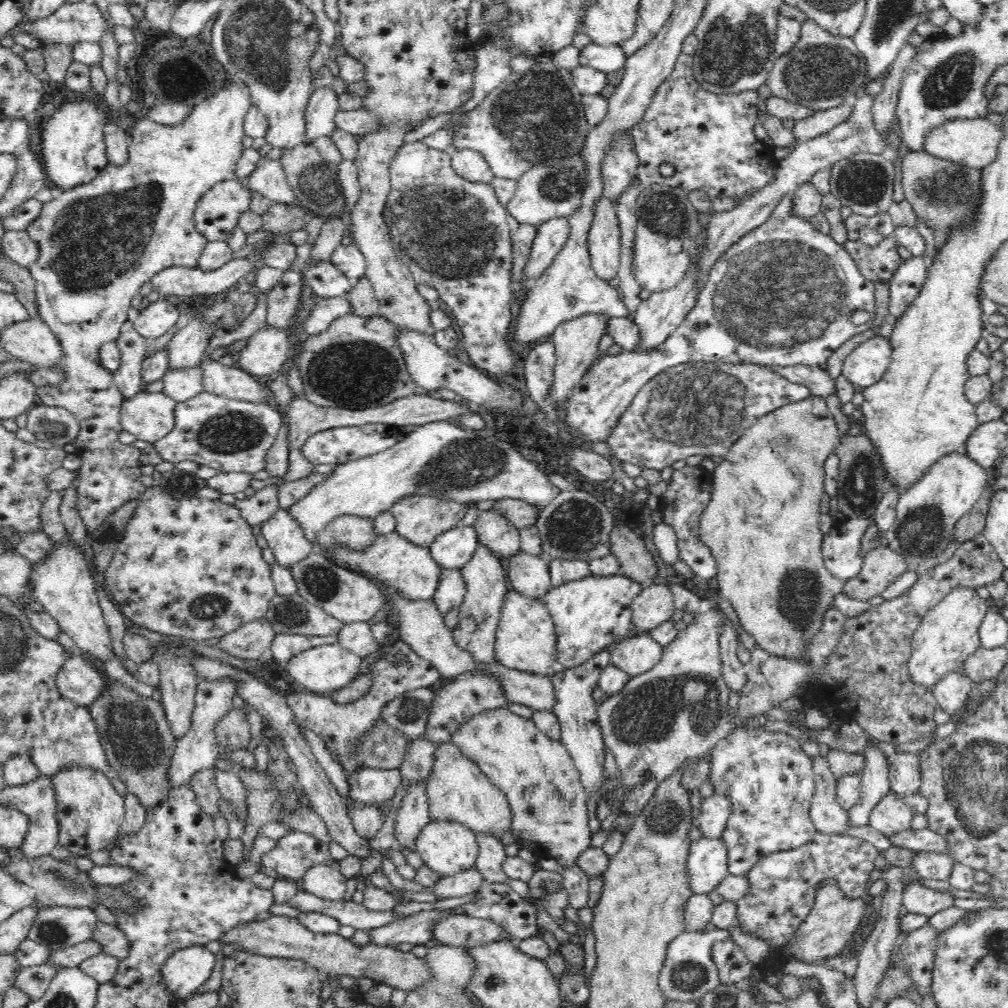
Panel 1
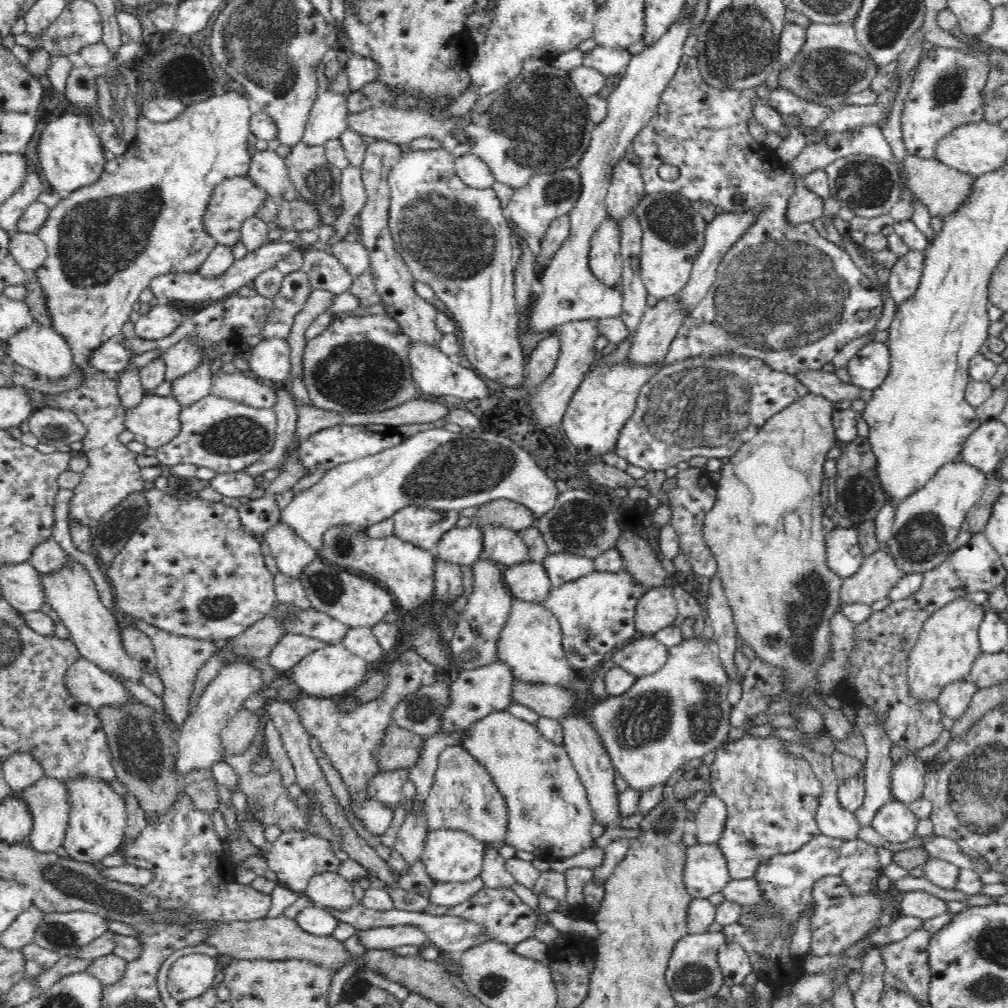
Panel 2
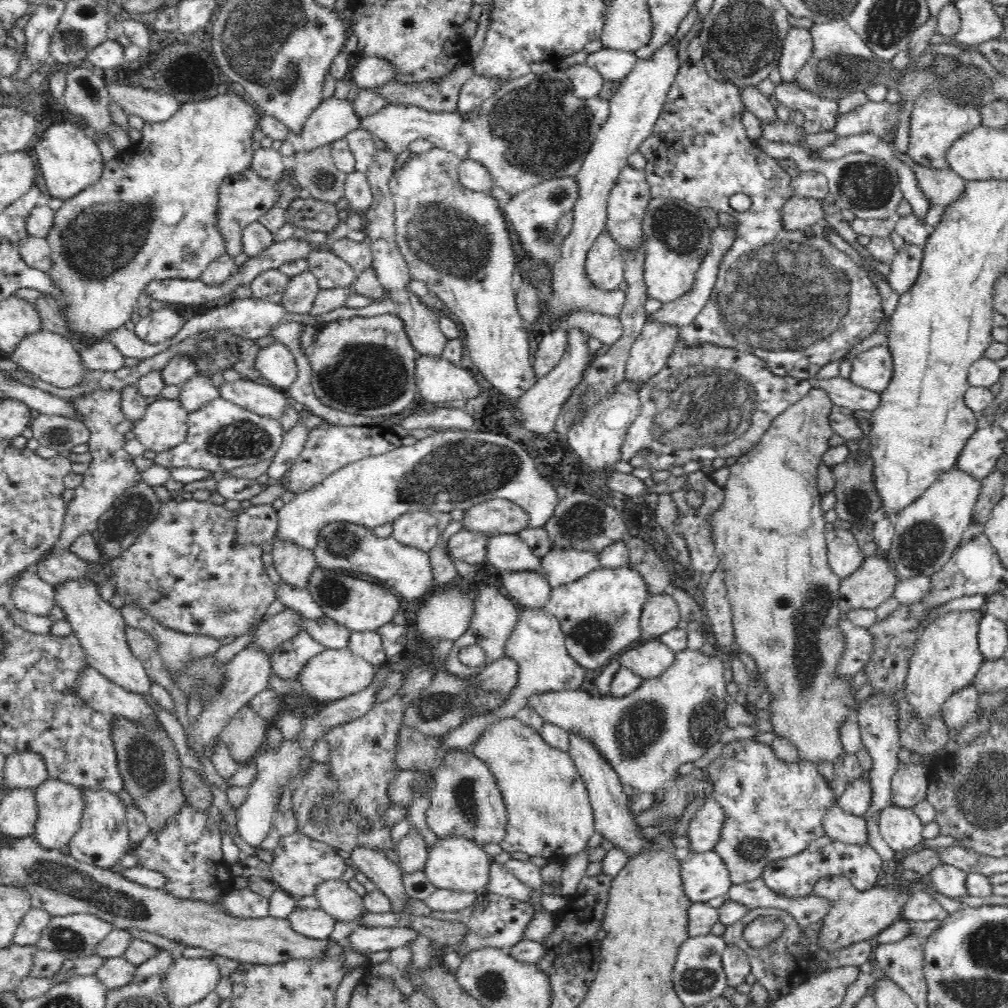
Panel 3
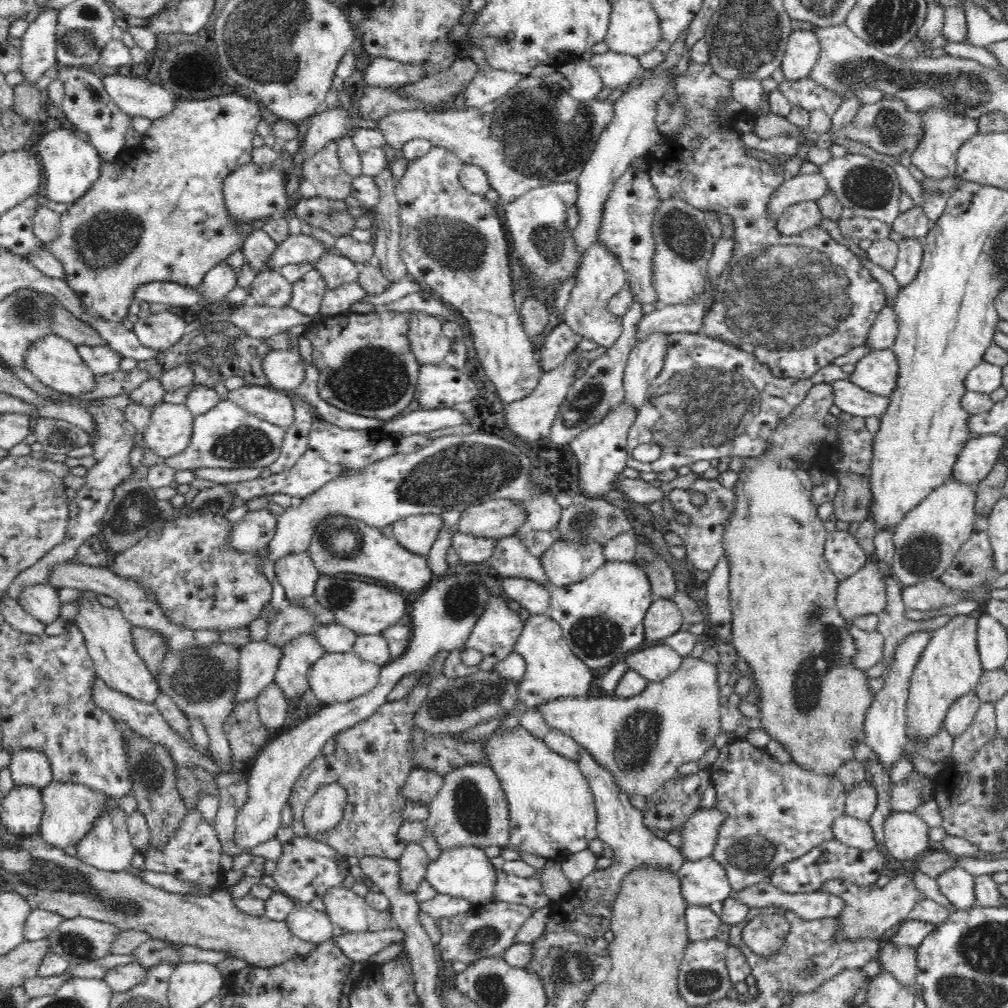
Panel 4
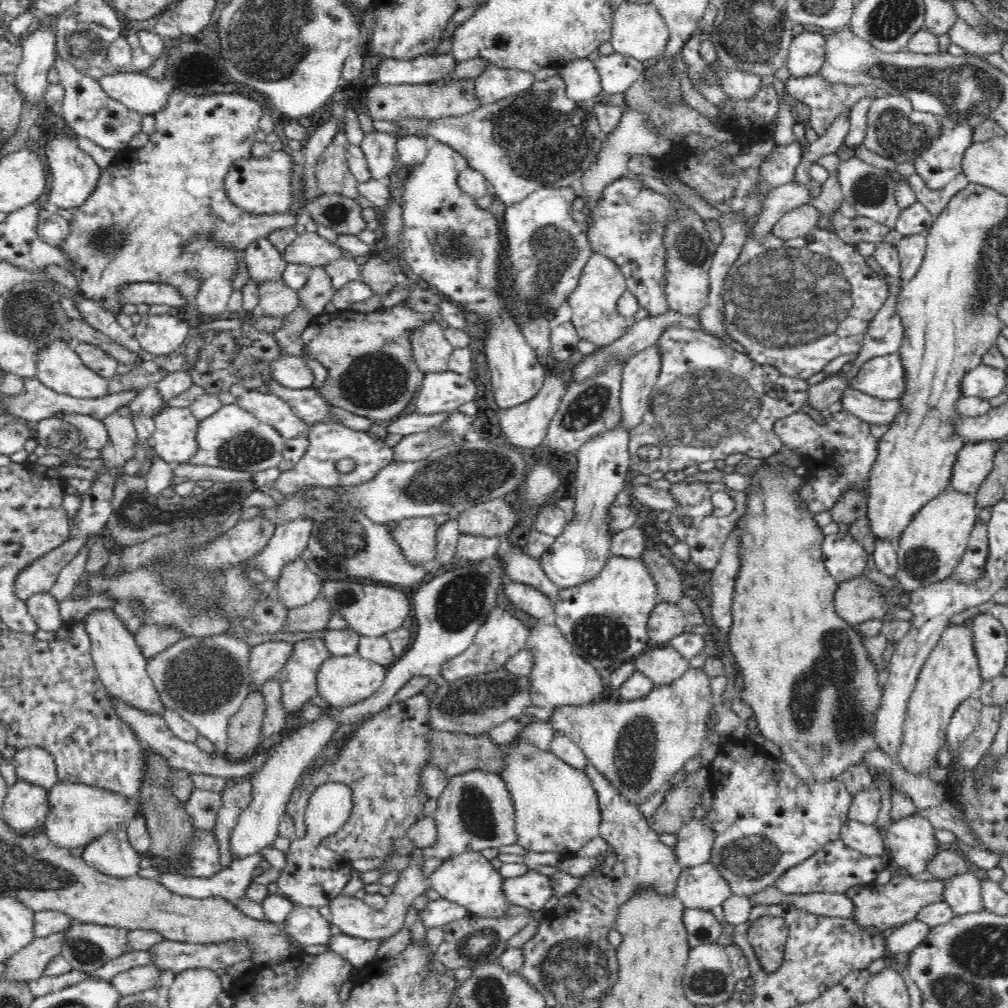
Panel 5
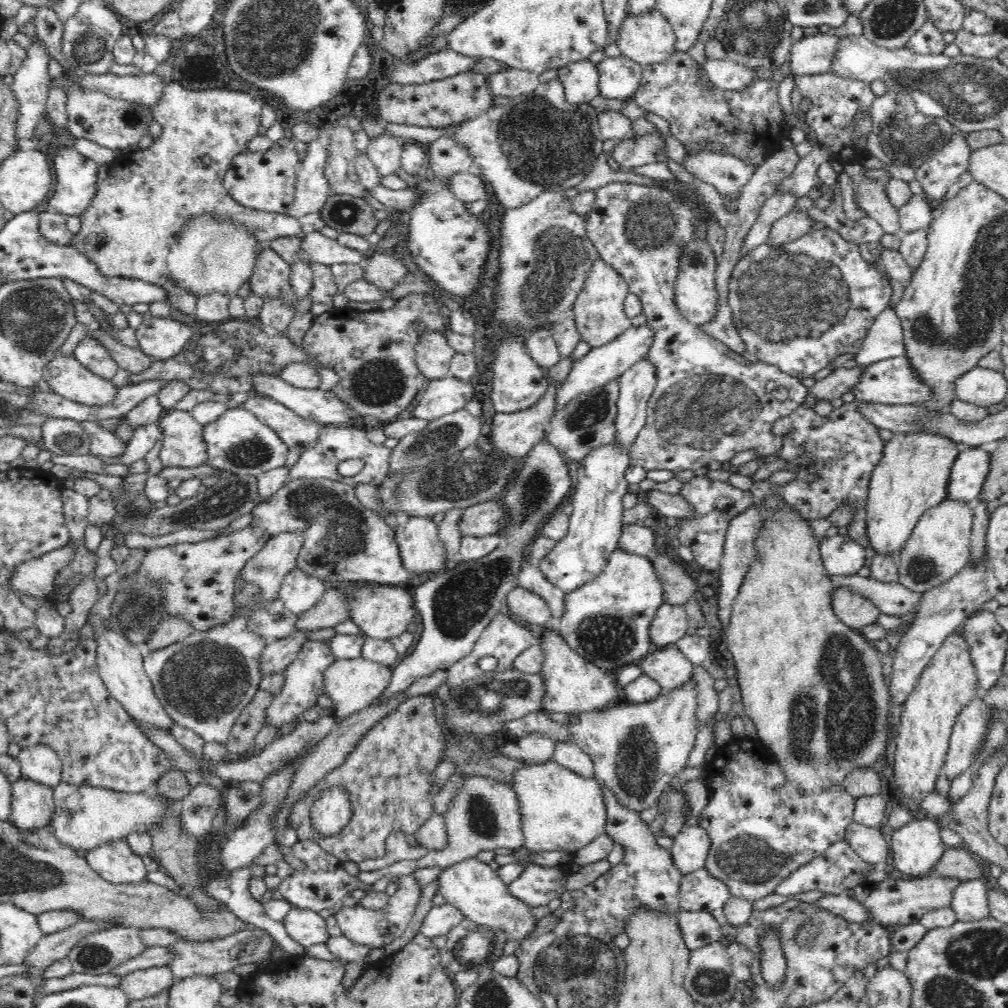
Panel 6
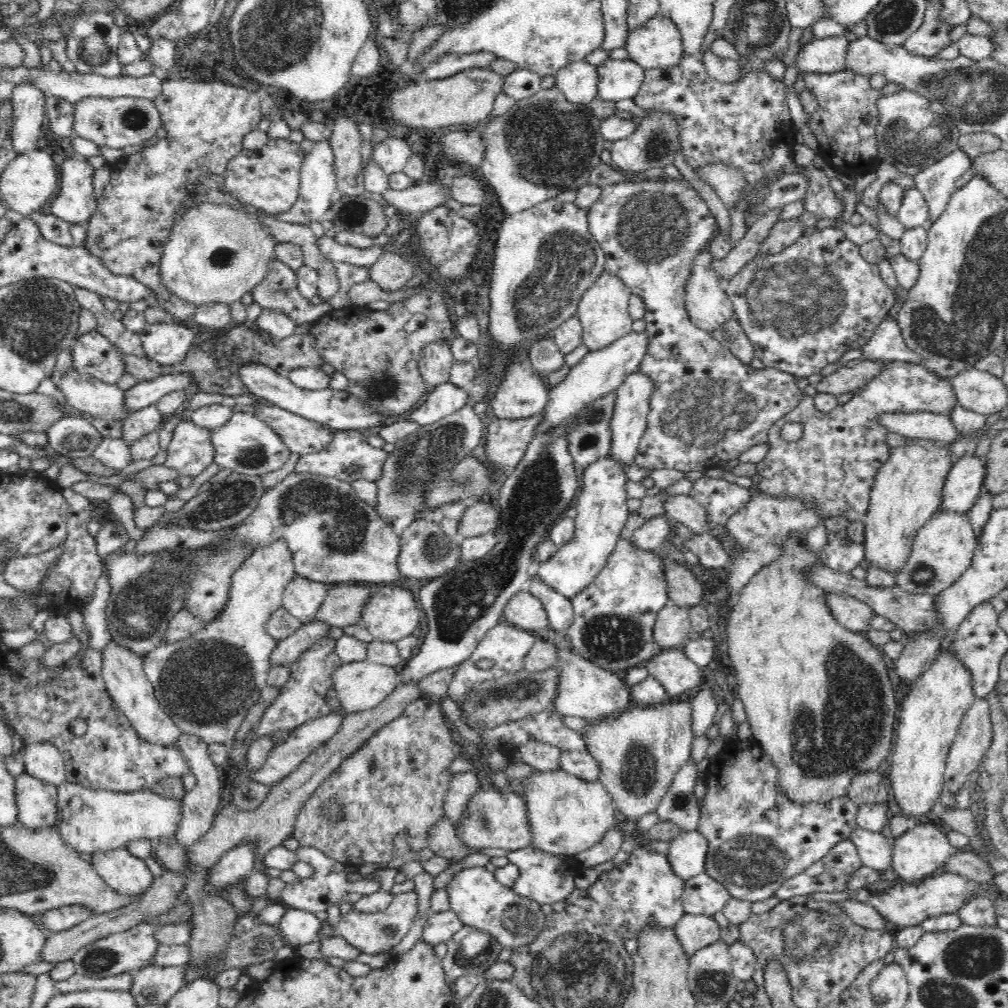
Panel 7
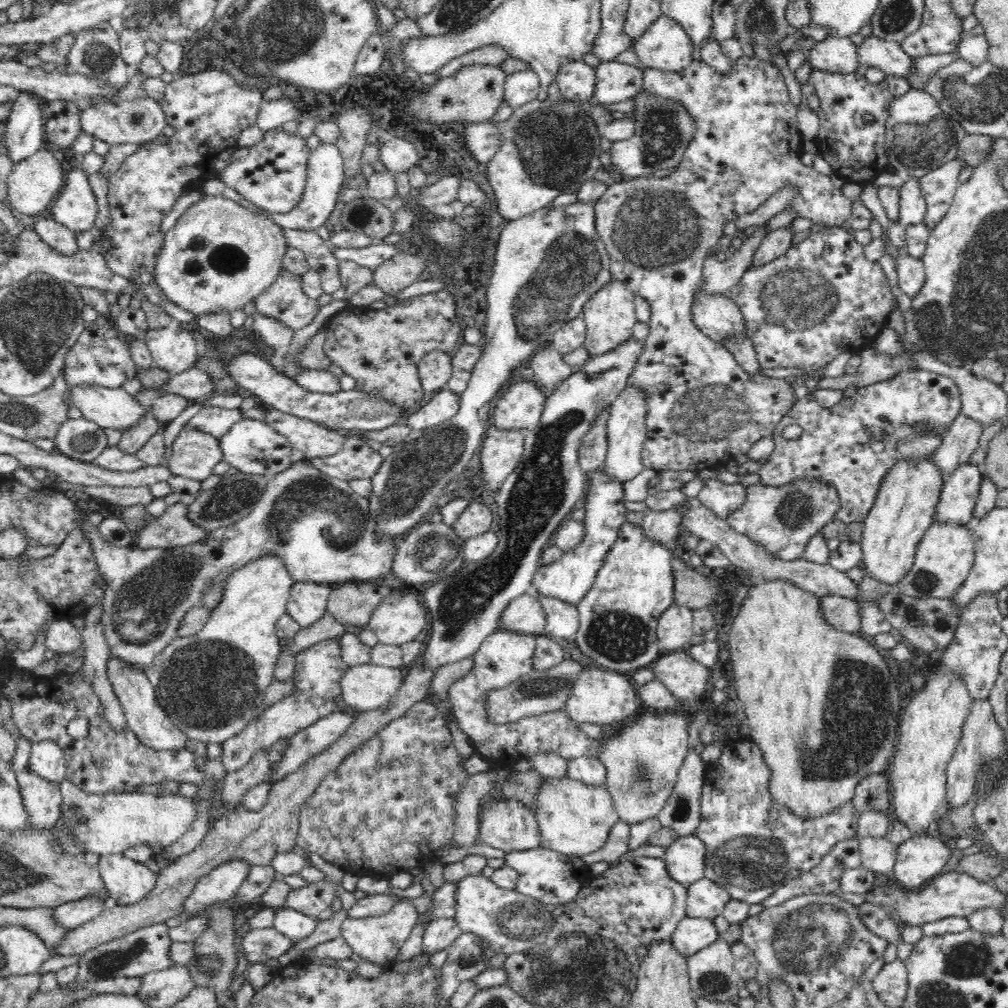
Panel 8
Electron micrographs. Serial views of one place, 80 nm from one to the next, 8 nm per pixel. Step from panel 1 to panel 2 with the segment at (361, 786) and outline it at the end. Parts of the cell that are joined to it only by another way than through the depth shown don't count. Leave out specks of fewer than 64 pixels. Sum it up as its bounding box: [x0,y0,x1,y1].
[368,769,409,810]

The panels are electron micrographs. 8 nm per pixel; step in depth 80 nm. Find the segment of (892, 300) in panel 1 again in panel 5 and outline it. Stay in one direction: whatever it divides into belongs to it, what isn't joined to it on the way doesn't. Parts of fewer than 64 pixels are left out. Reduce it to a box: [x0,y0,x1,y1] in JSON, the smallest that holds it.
[897,233,927,282]

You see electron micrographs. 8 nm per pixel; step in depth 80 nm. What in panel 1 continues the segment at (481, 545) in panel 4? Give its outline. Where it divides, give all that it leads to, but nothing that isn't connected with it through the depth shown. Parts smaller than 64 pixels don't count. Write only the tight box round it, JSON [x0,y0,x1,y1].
[429,524,478,569]

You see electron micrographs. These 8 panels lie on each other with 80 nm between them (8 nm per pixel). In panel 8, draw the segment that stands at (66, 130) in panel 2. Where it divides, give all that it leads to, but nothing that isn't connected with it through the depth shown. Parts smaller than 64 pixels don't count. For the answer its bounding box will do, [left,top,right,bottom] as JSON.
[51,162,99,232]

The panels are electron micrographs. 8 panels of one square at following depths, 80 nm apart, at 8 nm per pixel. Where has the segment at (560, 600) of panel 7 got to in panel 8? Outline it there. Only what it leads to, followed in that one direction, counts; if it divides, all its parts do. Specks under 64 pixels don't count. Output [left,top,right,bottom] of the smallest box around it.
[538,596,580,642]

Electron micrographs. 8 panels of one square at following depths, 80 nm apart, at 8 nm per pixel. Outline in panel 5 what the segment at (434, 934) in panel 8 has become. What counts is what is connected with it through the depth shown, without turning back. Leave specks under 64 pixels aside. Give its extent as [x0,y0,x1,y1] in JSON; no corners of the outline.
[420,898,469,931]

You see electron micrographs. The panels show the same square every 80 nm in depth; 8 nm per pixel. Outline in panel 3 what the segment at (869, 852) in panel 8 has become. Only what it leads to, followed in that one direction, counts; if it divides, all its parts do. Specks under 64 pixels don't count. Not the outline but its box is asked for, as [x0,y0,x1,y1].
[823,799,868,846]

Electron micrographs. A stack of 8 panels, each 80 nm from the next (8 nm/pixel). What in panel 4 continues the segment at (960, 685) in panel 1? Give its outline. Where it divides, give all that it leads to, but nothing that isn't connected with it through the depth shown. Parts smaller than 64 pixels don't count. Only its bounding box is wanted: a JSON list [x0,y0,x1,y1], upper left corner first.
[944,690,982,737]

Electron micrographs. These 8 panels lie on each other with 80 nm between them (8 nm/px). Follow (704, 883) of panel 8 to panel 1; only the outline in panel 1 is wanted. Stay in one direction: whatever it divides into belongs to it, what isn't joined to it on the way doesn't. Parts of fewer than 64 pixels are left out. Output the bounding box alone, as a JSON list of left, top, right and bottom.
[688,838,729,894]

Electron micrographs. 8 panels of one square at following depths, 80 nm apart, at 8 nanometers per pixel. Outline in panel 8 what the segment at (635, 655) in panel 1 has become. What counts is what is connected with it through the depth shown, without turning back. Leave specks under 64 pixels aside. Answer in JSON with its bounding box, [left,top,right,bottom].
[652,649,710,706]

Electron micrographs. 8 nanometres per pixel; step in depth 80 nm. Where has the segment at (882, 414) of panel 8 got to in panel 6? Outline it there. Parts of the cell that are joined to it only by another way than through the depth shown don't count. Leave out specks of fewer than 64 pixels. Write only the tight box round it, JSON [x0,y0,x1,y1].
[749,356,933,541]

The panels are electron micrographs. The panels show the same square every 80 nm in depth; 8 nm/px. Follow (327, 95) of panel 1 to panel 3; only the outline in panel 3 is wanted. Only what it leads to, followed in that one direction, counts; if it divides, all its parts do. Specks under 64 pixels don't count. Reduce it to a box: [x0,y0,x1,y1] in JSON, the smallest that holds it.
[298,99,361,150]

